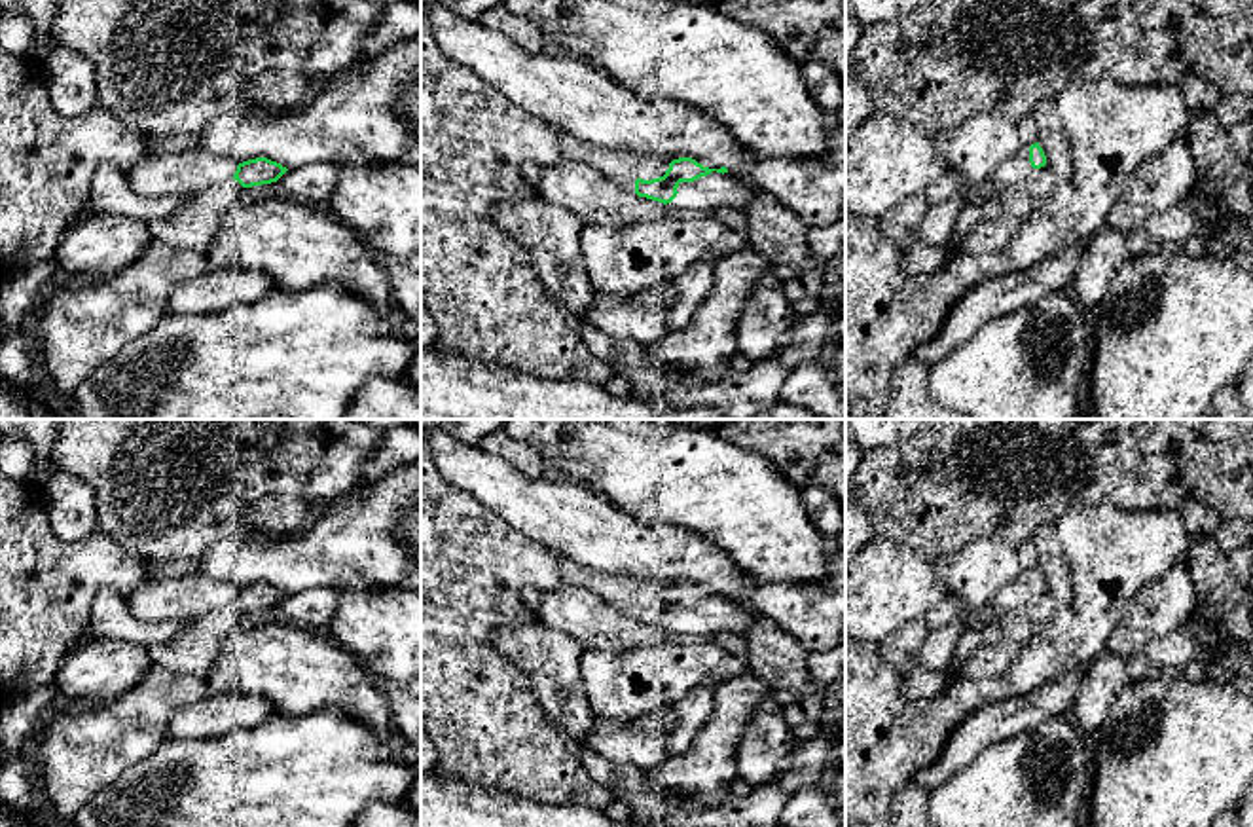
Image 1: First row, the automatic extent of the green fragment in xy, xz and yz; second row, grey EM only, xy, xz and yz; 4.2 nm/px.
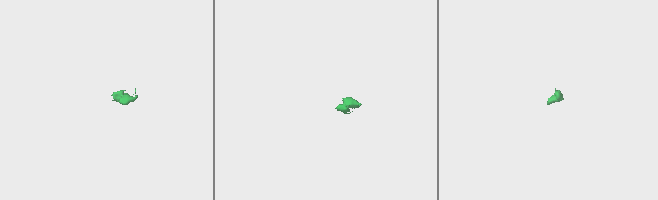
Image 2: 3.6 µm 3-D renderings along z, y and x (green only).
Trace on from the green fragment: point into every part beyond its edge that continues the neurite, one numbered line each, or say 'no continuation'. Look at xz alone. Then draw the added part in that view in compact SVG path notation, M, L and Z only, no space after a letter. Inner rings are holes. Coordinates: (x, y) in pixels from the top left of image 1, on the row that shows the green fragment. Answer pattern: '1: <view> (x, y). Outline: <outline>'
1: xz (622, 167). Outline: M552 125L563 163L576 161L599 171L607 180L635 193L635 180L652 180L665 175L667 167L654 156L629 150L590 146Z
2: xz (717, 190). Outline: M713 171L694 182L681 182L677 197L667 203L671 209L715 211L741 209L745 211L756 197L754 190L737 182L732 173Z

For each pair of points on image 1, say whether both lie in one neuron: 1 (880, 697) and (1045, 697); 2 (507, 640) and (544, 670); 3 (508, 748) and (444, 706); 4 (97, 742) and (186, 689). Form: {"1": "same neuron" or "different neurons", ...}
{"1": "different neurons", "2": "same neuron", "3": "same neuron", "4": "same neuron"}

